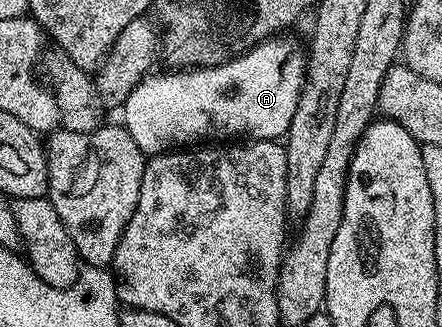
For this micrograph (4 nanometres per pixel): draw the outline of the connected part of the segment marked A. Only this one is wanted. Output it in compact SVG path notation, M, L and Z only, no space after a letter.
M275 36L251 46L237 58L229 58L218 66L178 68L174 74L147 73L142 81L132 88L121 107L121 121L126 131L136 140L143 154L153 156L195 144L210 144L215 140L257 140L269 142L281 139L292 124L296 104L300 100L302 86L306 83L308 54L294 38Z

